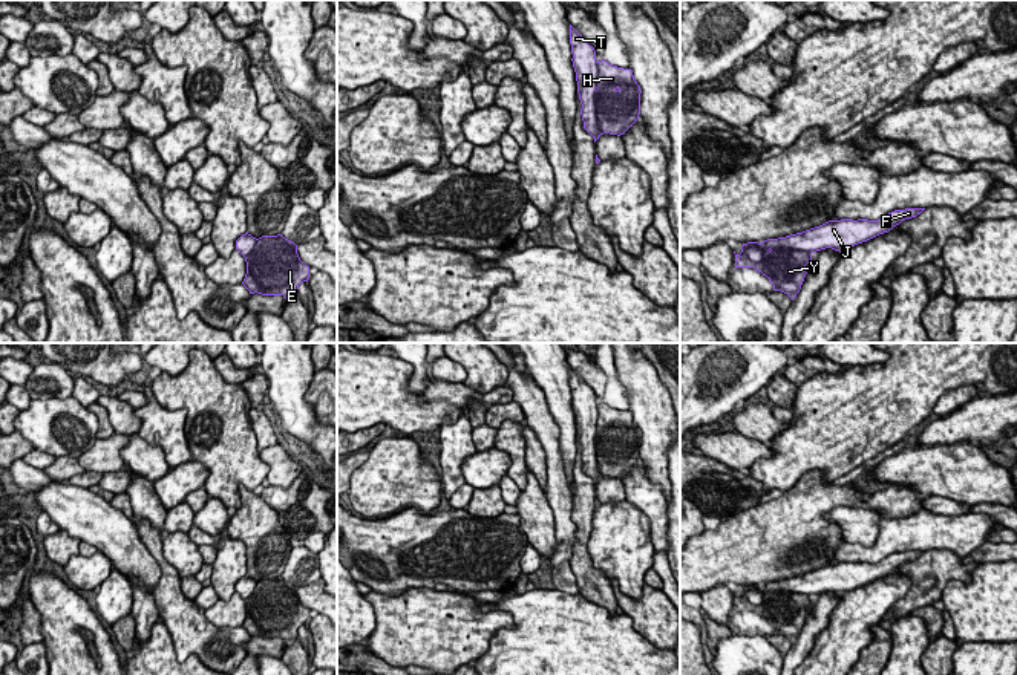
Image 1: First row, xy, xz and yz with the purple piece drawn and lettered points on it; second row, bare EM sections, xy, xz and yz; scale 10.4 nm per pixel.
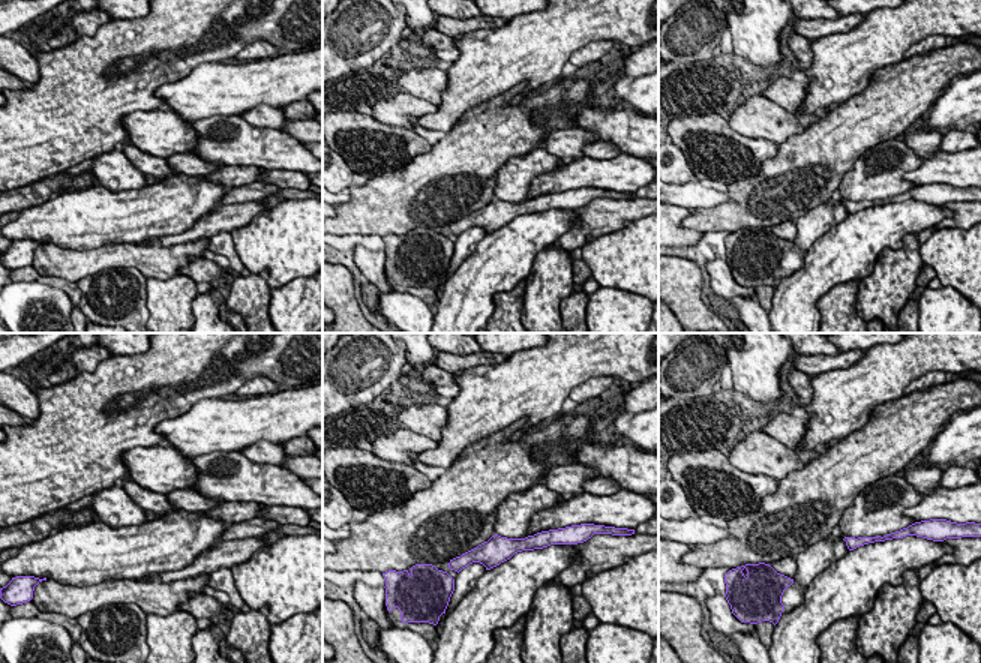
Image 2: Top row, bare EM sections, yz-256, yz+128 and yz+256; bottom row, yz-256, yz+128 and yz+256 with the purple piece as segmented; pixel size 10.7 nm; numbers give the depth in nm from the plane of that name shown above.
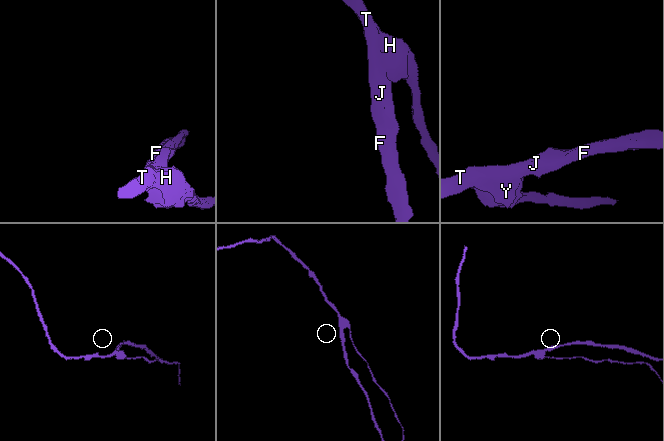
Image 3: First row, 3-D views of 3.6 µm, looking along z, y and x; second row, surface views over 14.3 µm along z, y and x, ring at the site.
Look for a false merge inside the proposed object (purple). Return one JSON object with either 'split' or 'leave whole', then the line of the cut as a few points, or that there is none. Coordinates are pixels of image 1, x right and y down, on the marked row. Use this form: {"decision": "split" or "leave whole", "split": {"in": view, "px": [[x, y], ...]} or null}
{"decision": "split", "split": {"in": "xz", "px": [[595, 91], [596, 123], [604, 132]]}}

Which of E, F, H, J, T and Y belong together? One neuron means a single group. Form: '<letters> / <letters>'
E H Y / F J T

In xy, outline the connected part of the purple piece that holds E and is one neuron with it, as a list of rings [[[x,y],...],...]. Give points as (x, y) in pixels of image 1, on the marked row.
[[[282,234],[259,237],[245,262],[242,285],[250,294],[294,298],[299,285],[309,279],[309,266],[300,260],[297,245]]]

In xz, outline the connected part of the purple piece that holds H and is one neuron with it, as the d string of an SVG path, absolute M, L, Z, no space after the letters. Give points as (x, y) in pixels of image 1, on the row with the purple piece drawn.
M597 61L596 116L599 129L610 135L623 135L640 115L640 86L631 69Z

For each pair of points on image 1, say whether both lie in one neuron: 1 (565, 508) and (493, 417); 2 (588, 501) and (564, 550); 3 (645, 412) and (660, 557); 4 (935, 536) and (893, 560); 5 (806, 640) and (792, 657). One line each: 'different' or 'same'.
1: different
2: same
3: different
4: same
5: same

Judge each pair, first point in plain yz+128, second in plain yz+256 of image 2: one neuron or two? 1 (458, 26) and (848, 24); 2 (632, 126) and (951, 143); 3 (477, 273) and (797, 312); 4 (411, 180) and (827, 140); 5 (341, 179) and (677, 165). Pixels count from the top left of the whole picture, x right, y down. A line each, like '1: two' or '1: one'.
1: one
2: one
3: one
4: one
5: one

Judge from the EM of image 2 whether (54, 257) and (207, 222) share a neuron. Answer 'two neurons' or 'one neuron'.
one neuron

